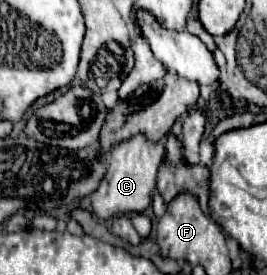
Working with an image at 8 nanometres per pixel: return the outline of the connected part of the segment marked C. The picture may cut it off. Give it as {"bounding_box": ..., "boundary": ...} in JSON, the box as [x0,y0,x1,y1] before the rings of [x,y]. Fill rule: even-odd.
{"bounding_box":[91,122,182,219],"boundary":[[[175,122],[171,130],[159,141],[149,141],[145,135],[137,133],[129,137],[127,141],[117,143],[111,153],[107,153],[109,169],[105,179],[101,181],[99,189],[91,195],[91,205],[93,211],[99,219],[109,219],[119,213],[141,213],[149,207],[151,203],[151,193],[155,189],[155,177],[157,177],[157,167],[163,159],[165,153],[165,143],[169,135],[180,136],[182,129],[181,122]]]}

